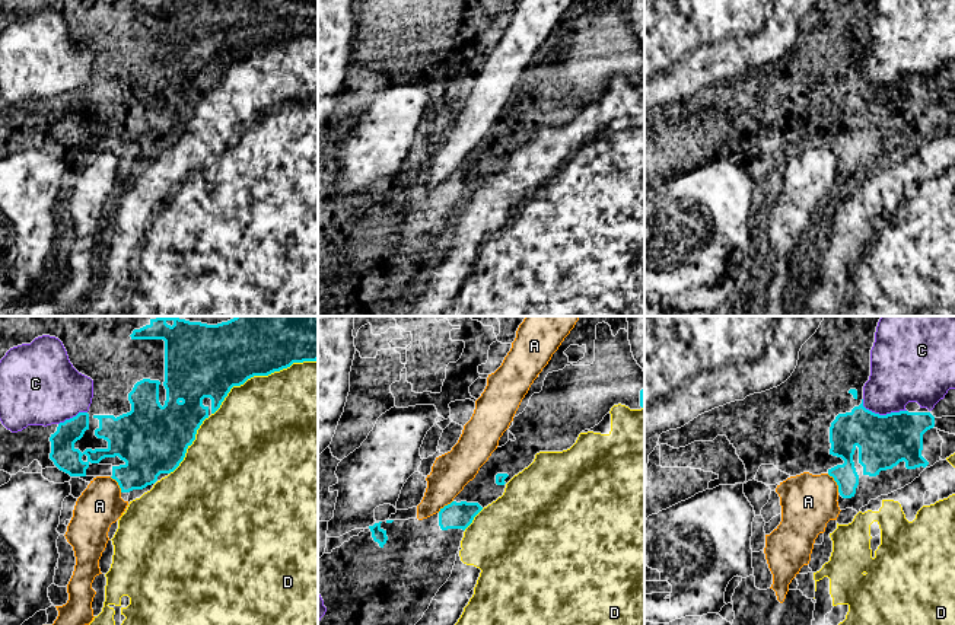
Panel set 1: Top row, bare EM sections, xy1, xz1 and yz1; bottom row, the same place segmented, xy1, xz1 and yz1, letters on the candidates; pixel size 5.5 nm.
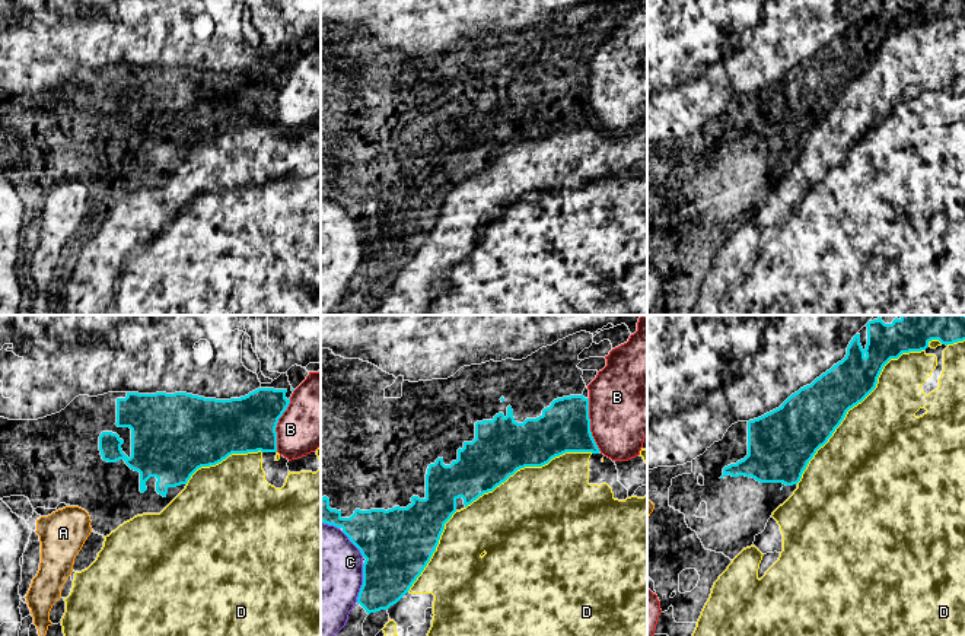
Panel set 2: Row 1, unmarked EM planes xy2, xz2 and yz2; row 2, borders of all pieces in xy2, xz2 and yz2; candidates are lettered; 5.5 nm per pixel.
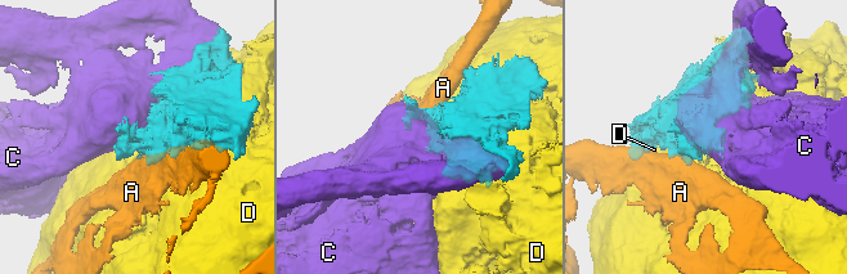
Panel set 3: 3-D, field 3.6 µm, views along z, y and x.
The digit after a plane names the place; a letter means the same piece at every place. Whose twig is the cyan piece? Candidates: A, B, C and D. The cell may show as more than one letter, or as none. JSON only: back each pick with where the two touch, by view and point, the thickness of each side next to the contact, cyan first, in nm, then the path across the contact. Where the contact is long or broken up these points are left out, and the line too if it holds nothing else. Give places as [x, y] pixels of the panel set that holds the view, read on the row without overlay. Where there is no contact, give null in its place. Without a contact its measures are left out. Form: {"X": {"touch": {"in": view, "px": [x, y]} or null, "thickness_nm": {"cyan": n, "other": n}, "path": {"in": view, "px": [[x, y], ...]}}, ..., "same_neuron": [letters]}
{"D": {"touch": {"in": "yz2", "px": [854, 78]}, "thickness_nm": {"cyan": 300, "other": 480}}, "same_neuron": ["D"]}

